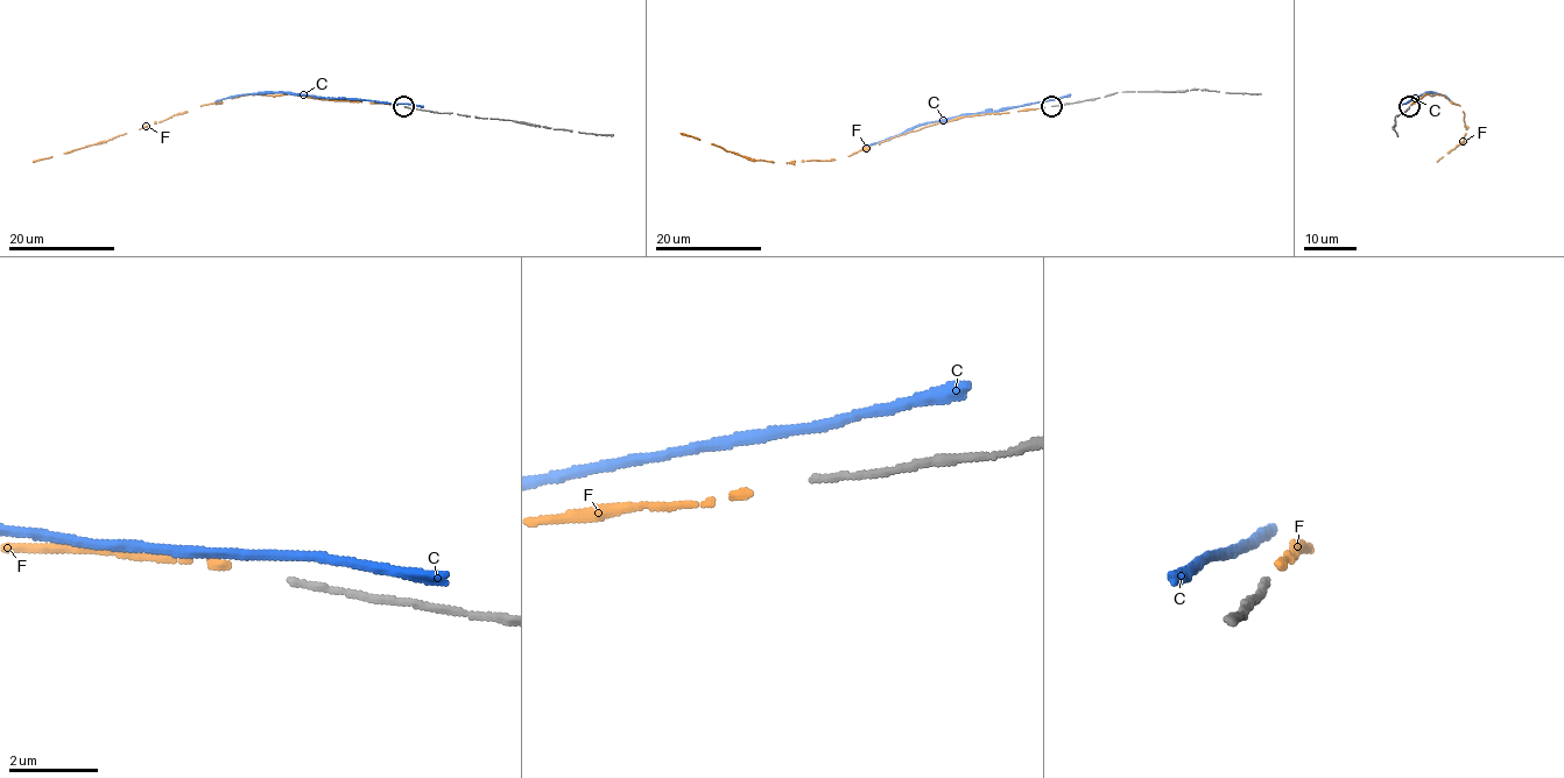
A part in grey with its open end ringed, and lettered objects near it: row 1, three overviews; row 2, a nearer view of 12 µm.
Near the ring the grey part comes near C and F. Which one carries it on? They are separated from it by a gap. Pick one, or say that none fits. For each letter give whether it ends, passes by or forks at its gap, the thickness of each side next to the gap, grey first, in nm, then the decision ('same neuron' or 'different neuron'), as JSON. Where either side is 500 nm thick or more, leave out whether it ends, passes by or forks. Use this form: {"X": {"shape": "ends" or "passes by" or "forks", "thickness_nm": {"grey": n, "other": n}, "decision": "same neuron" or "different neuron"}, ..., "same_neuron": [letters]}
{"C": {"shape": "passes by", "thickness_nm": {"grey": 140, "other": 240}, "decision": "different neuron"}, "F": {"shape": "ends", "thickness_nm": {"grey": 140, "other": 140}, "decision": "same neuron"}, "same_neuron": ["F"]}

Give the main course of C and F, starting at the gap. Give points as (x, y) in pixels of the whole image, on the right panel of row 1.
C: (1404, 104), (1424, 92), (1439, 93), (1450, 101)
F: (1410, 105), (1425, 93), (1439, 93), (1464, 112), (1466, 133), (1462, 141), (1437, 162)

